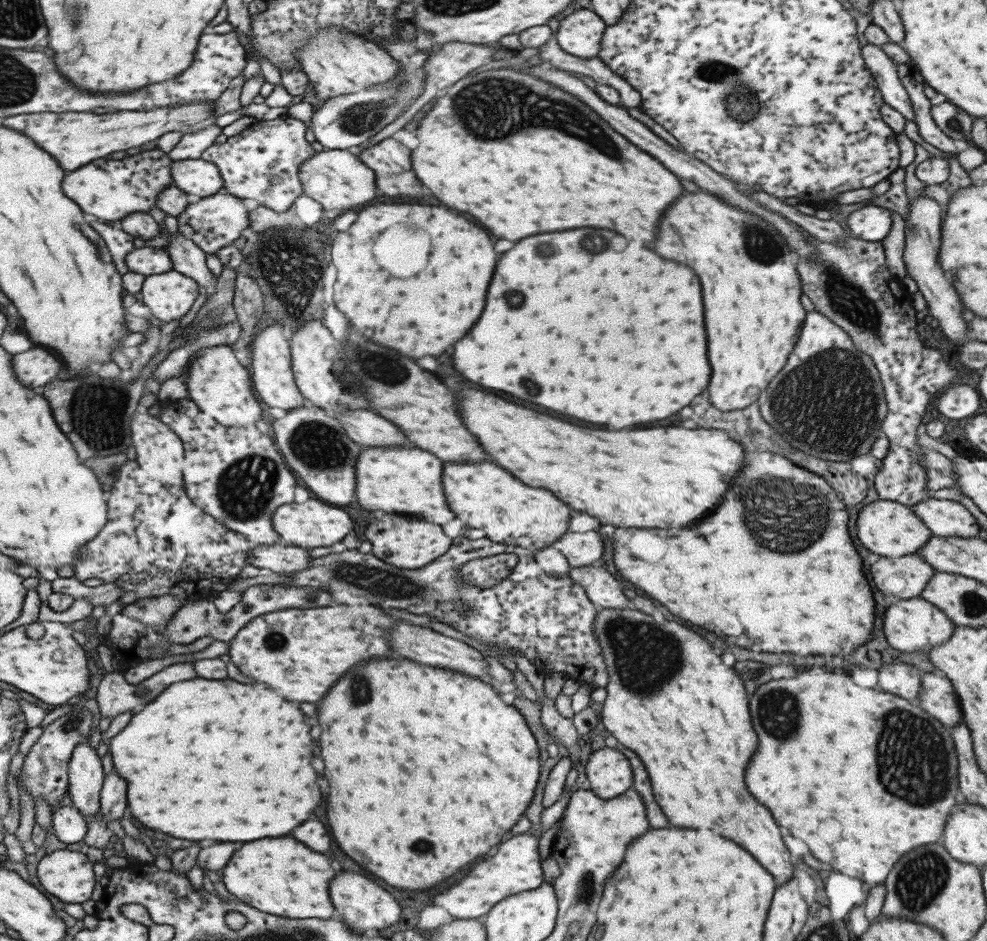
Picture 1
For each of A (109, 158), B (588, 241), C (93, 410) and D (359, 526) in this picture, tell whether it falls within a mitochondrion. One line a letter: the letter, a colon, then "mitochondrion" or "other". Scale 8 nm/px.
A: other
B: mitochondrion
C: mitochondrion
D: other

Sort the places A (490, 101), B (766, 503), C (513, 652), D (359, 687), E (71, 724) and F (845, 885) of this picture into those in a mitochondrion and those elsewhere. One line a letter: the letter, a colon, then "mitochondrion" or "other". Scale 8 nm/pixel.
A: mitochondrion
B: mitochondrion
C: other
D: mitochondrion
E: mitochondrion
F: other

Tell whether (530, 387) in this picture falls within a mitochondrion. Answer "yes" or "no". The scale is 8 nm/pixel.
yes

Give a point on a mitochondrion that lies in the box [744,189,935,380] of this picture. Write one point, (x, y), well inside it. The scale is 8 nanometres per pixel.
(845, 297)

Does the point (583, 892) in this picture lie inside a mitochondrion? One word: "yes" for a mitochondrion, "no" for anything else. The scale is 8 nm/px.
yes

